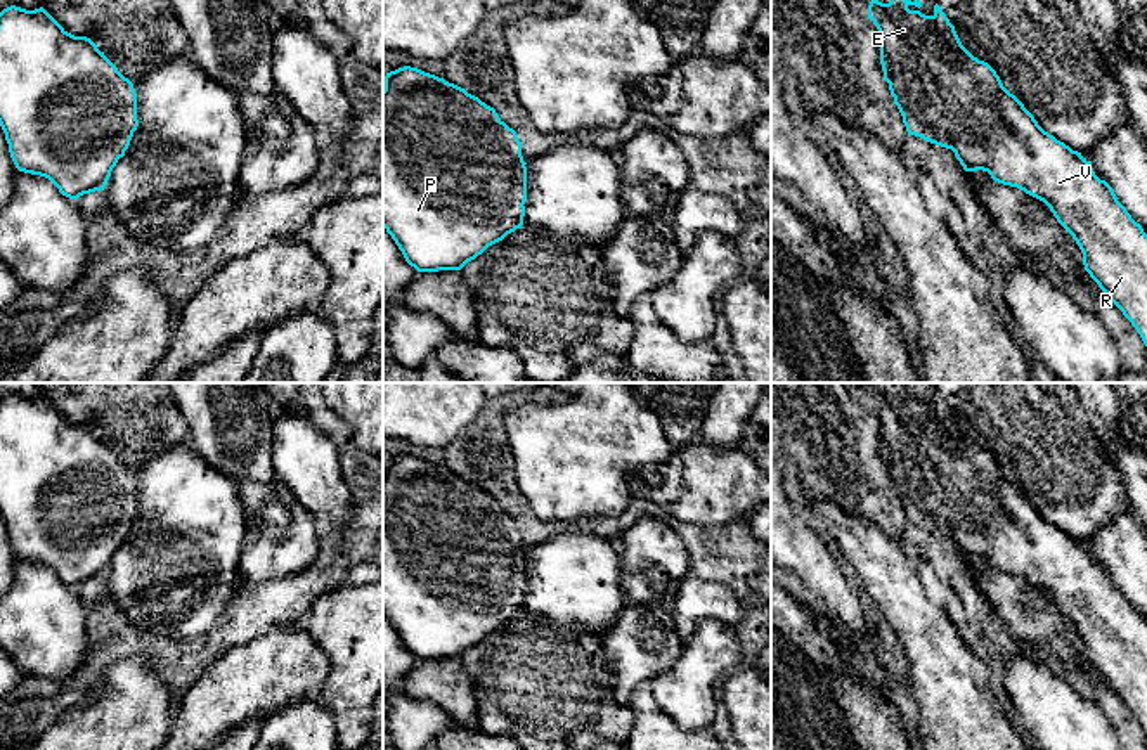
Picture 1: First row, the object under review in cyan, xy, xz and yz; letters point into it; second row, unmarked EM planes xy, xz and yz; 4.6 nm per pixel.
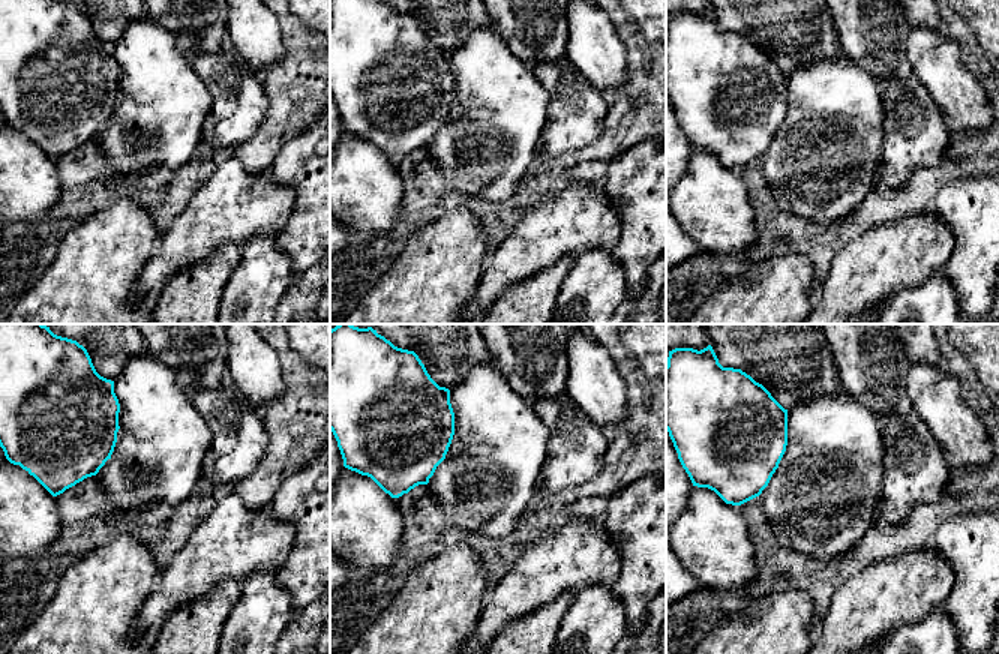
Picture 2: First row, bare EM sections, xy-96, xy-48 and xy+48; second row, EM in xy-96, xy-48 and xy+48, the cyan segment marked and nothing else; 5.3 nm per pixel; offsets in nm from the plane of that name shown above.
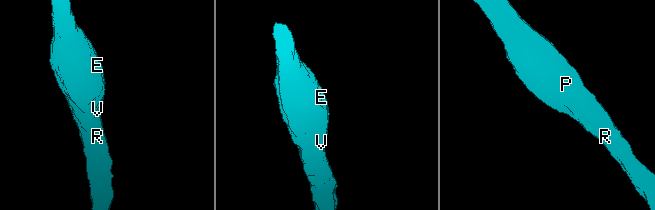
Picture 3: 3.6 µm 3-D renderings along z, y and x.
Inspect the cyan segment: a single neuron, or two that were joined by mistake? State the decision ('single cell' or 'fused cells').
single cell

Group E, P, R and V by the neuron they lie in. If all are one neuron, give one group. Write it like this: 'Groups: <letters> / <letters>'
Groups: E P R V

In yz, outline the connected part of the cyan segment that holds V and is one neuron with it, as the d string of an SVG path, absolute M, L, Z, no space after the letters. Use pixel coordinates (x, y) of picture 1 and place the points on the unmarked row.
M891 383L889 391L873 386L868 393L868 407L878 417L884 468L889 471L908 523L951 537L965 559L988 559L995 570L1017 575L1043 589L1079 634L1085 658L1147 734L1147 622L1142 613L1118 589L1112 575L1095 563L1092 549L1045 520L1024 492L1003 475L996 459L962 433L955 414L937 391L932 404L922 402L920 395L917 385L904 388L901 383Z

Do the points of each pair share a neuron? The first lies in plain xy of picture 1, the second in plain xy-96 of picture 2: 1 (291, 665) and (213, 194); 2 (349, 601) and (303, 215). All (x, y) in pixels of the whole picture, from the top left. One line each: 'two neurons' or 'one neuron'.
1: one neuron
2: one neuron

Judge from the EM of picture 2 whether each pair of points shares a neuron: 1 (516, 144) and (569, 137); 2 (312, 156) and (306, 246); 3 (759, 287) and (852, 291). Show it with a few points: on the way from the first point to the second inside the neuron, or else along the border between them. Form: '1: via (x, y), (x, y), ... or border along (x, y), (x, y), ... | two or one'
1: border along (548, 107), (540, 155) | two
2: via (312, 179), (312, 224) | one
3: border along (818, 287), (815, 303), (810, 308) | two

